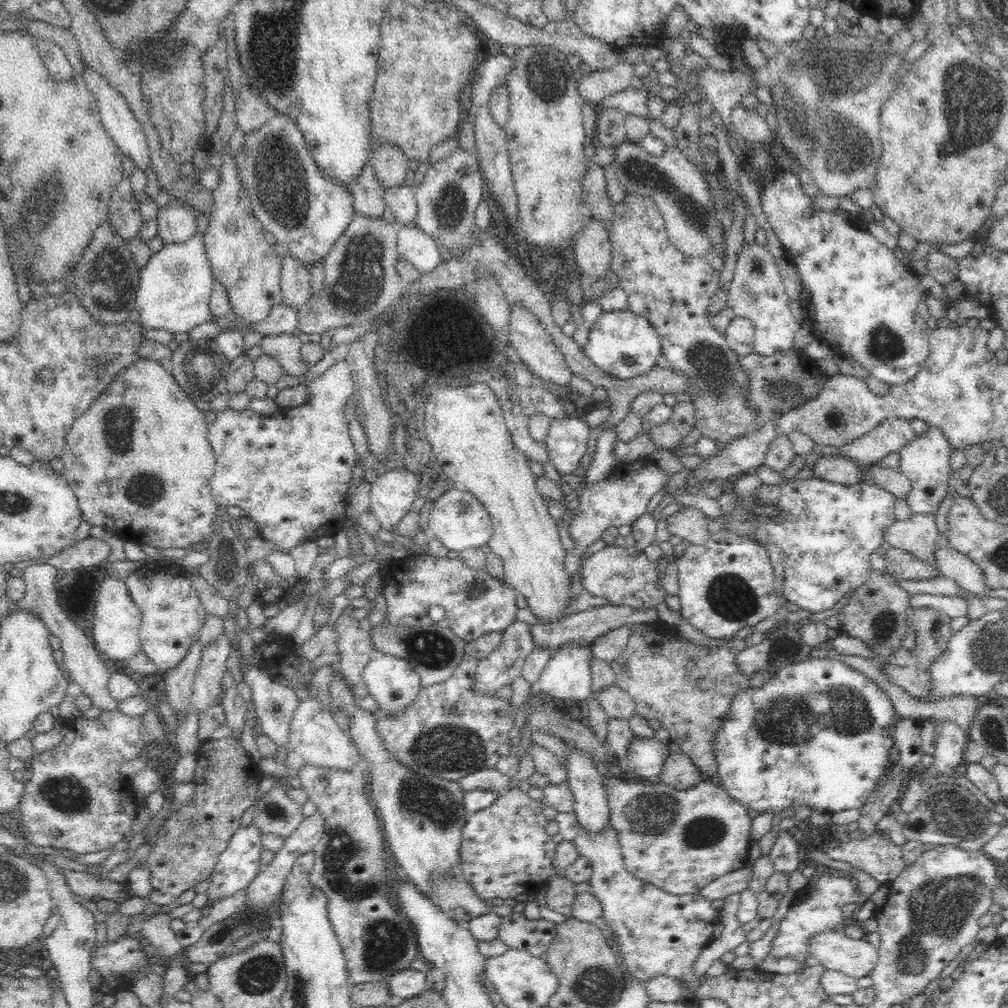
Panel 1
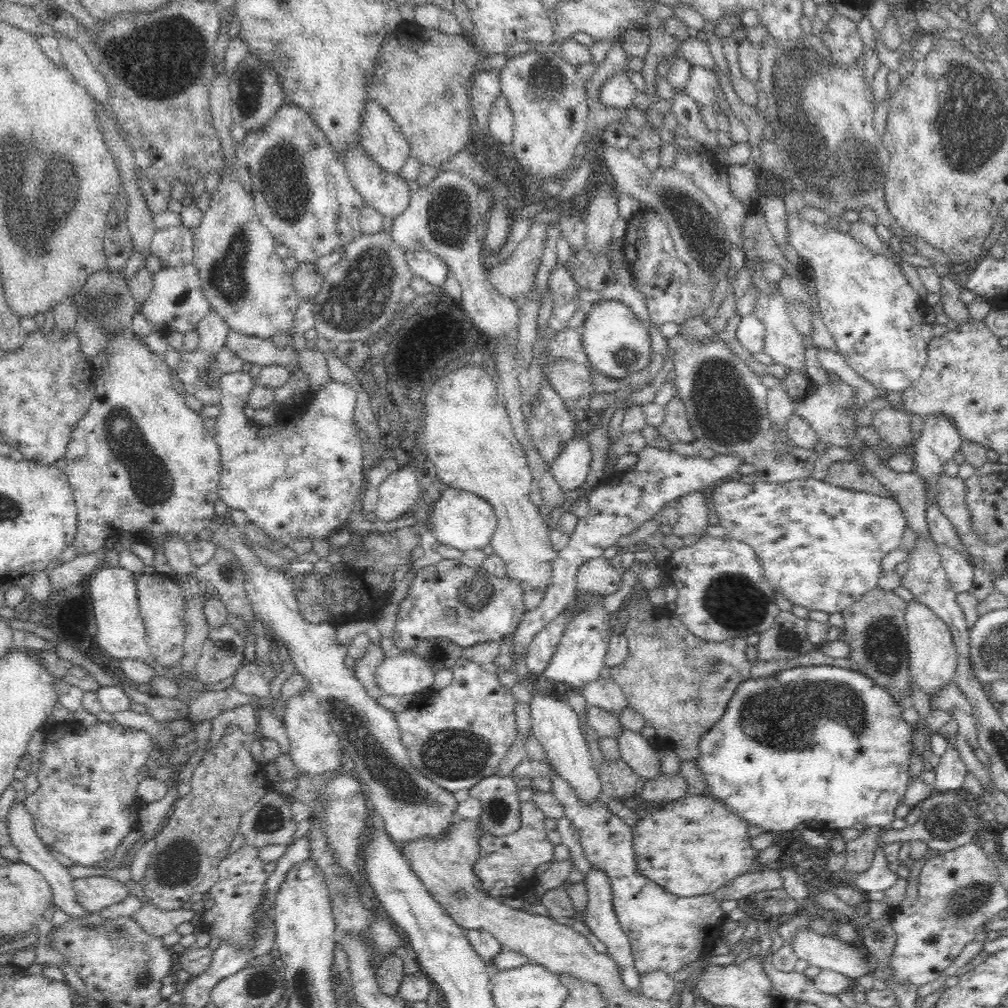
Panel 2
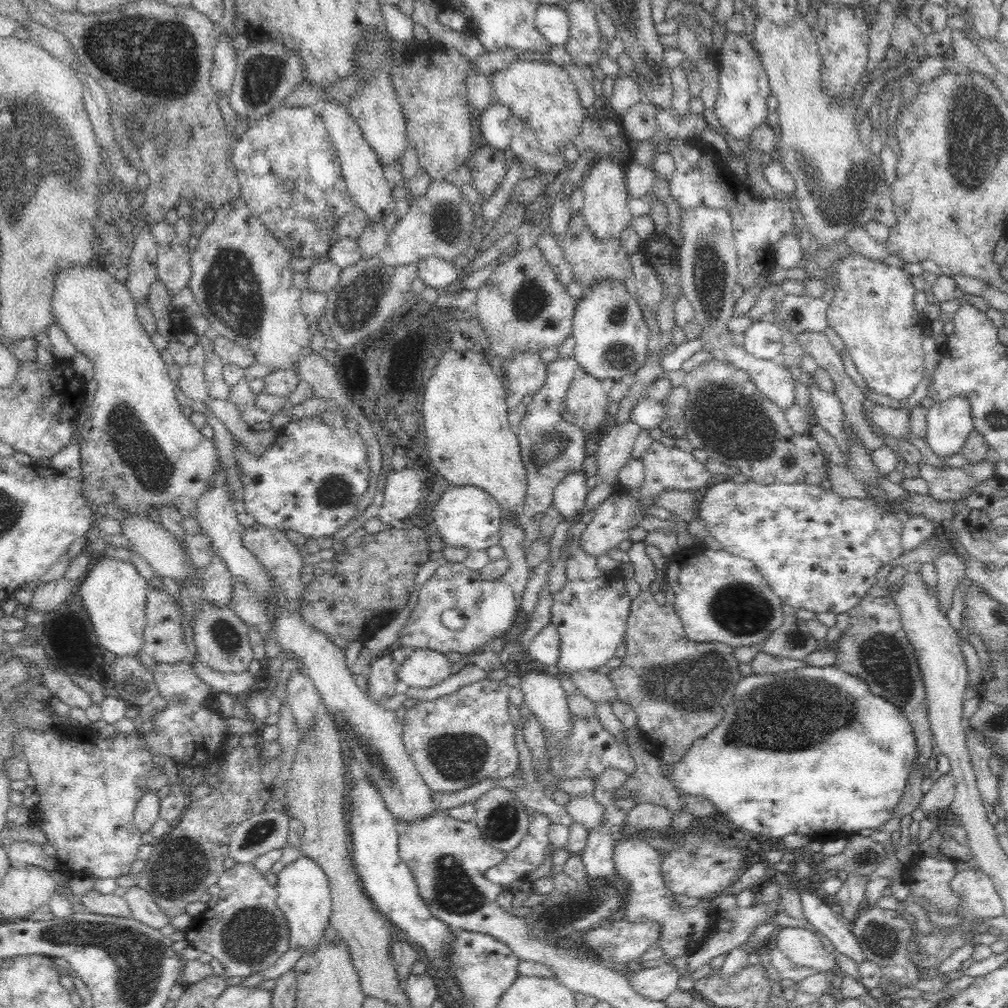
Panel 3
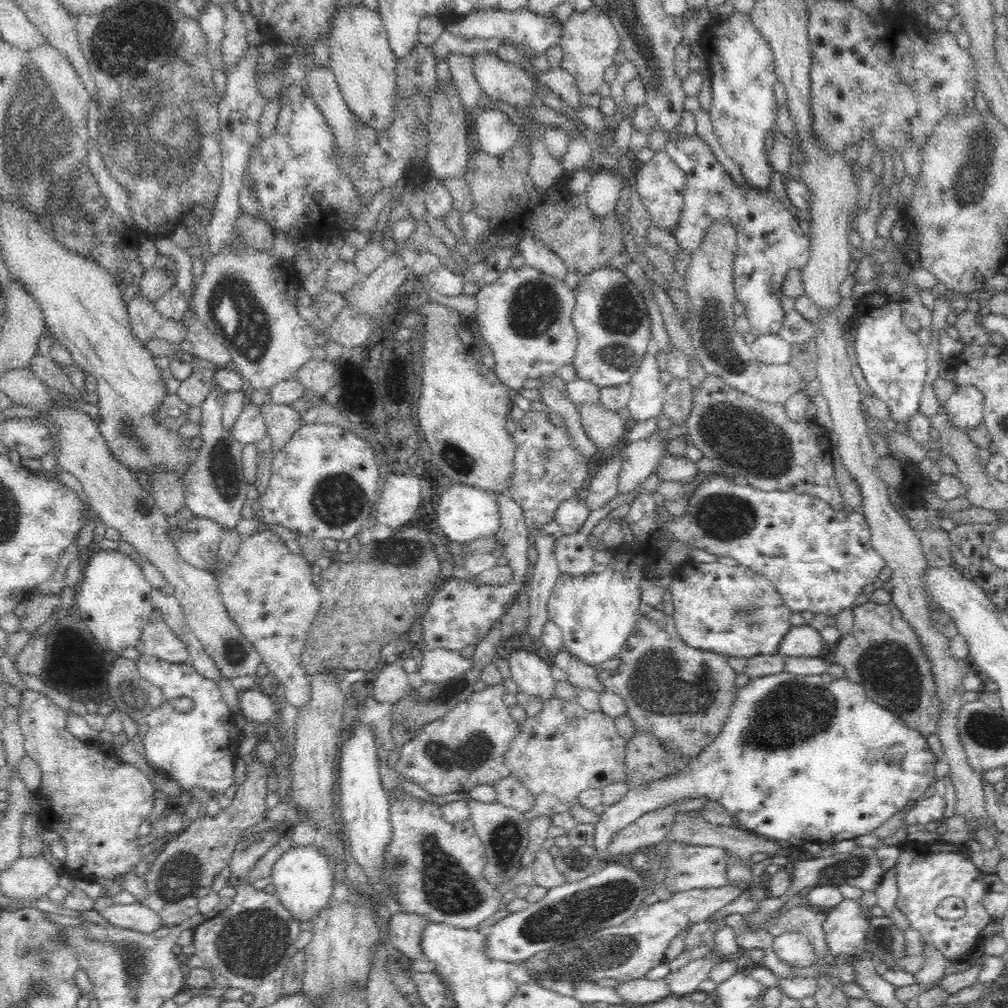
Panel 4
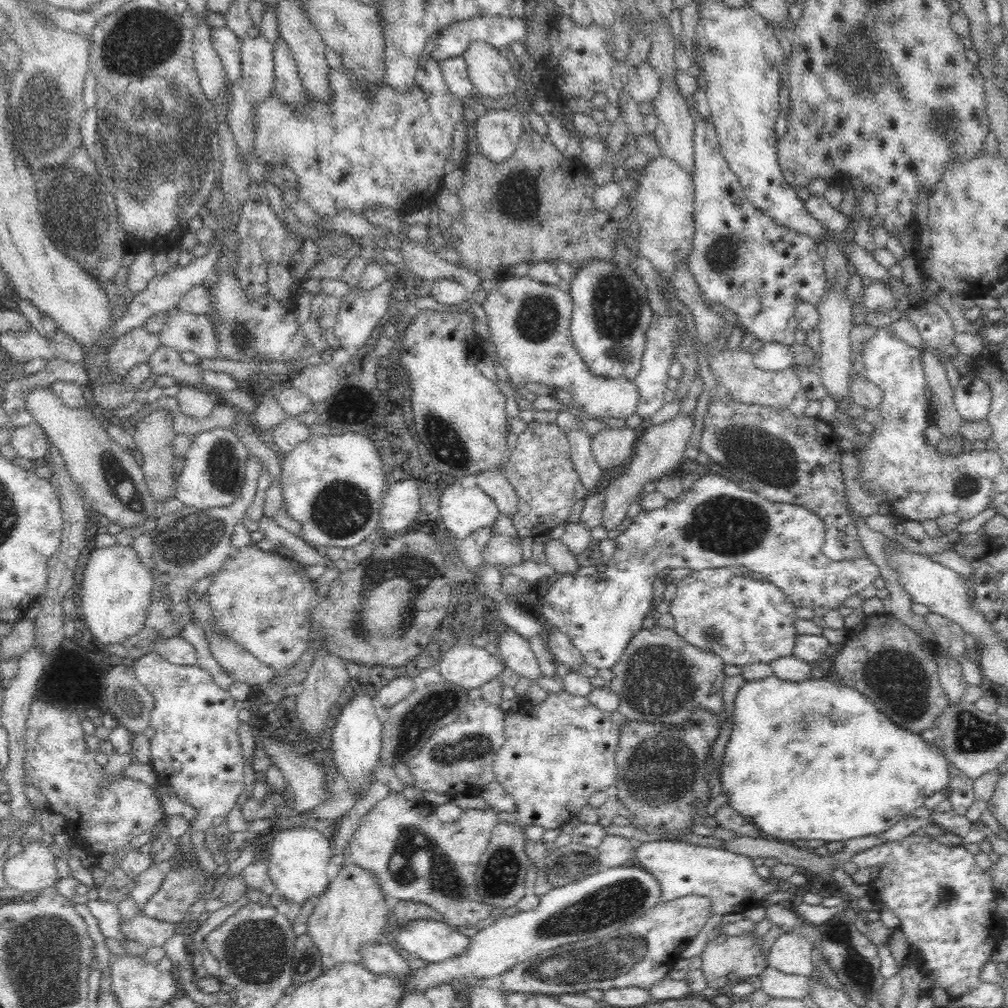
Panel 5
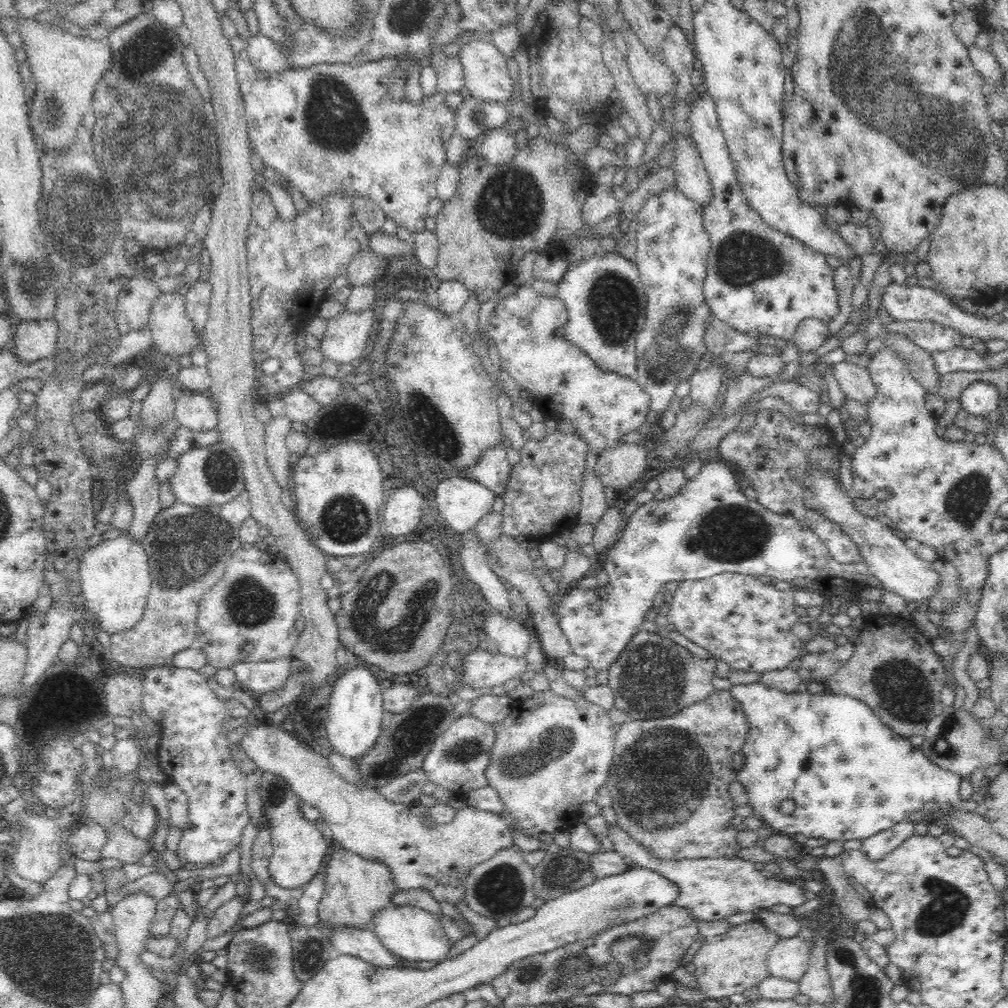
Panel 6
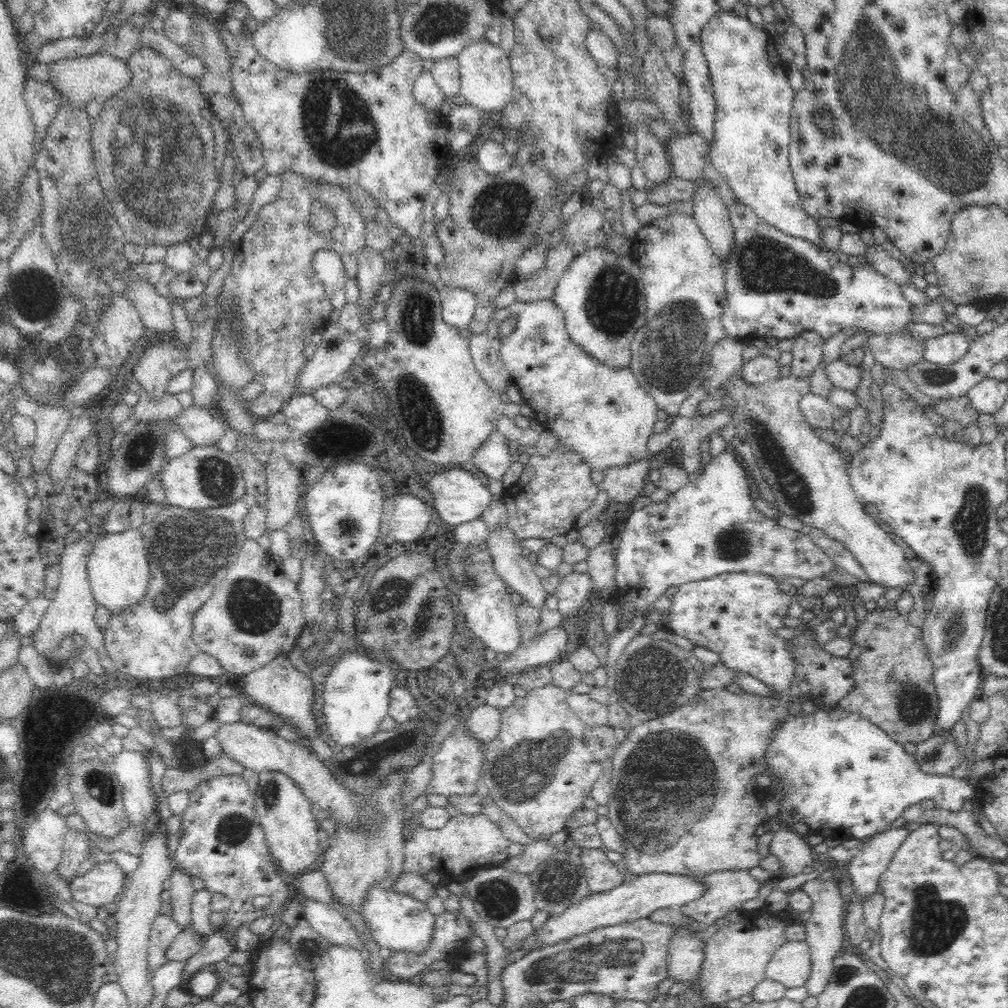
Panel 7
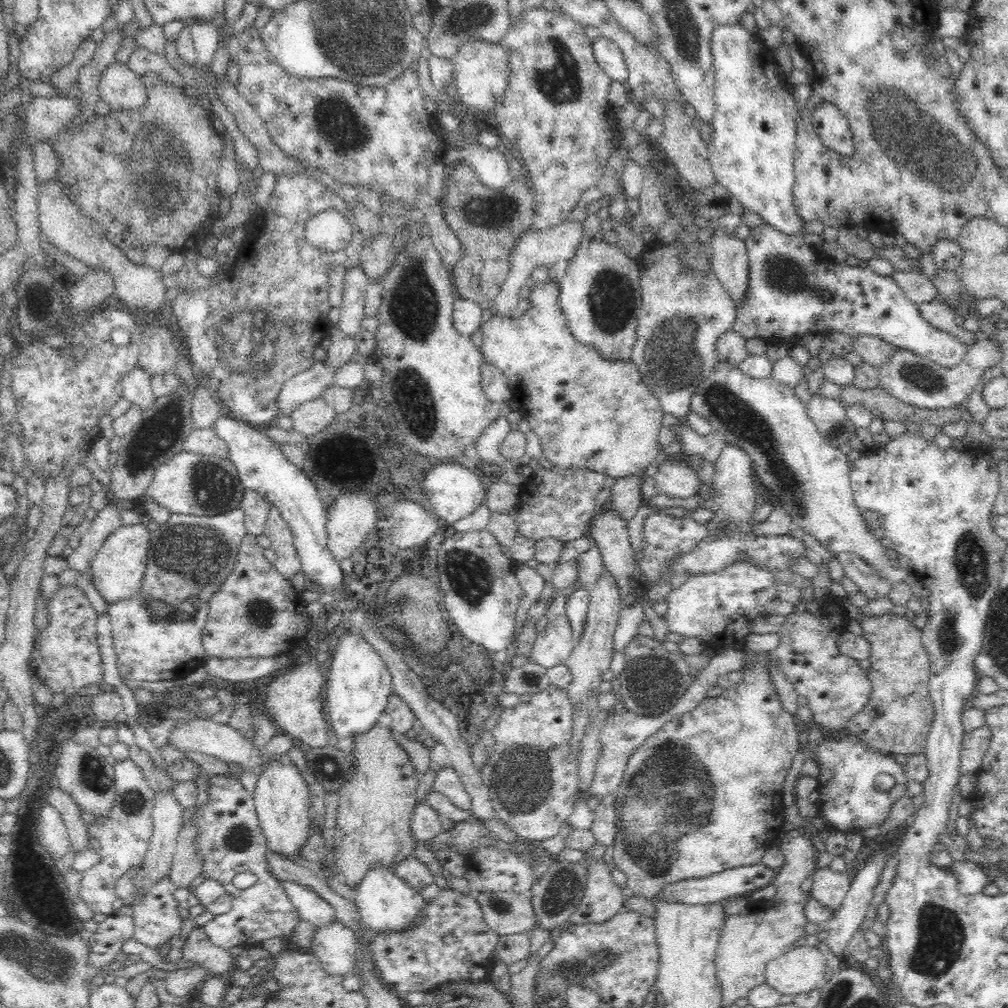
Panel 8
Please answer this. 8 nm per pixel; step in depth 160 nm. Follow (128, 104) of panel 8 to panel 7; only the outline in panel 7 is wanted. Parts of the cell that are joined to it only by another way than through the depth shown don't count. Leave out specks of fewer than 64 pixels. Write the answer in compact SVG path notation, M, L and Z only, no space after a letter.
M96 54L88 58L78 60L62 60L56 64L50 64L52 85L61 94L65 104L71 104L73 108L85 106L87 102L96 100L105 103L108 99L126 91L131 87L133 74L126 61L119 60L110 54Z

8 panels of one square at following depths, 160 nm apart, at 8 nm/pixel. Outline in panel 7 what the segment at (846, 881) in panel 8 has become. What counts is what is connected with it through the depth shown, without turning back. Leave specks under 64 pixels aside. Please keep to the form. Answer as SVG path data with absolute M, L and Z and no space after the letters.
M817 878L810 880L801 886L802 891L810 897L814 908L812 908L810 920L803 923L806 928L806 943L812 951L812 974L805 984L810 996L818 996L831 979L834 960L841 955L845 922L845 908L842 900L839 881L836 878L823 880Z

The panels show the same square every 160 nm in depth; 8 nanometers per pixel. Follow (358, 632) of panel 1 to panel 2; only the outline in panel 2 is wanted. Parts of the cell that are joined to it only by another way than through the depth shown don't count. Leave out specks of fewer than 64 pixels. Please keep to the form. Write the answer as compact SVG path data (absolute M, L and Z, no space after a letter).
M372 641L369 646L369 651L361 660L356 661L355 664L354 673L356 679L358 679L362 687L367 690L367 693L376 700L384 695L380 683L378 683L377 670L388 655L389 654L379 646L378 642Z

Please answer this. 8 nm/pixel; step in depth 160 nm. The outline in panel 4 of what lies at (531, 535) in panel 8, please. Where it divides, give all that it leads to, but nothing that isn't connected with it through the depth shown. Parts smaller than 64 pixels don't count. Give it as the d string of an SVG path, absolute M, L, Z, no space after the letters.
M529 410L511 436L515 445L514 473L507 486L511 497L523 510L524 523L531 530L546 528L554 522L558 507L578 495L593 469L577 454L568 432L550 420L551 414Z

